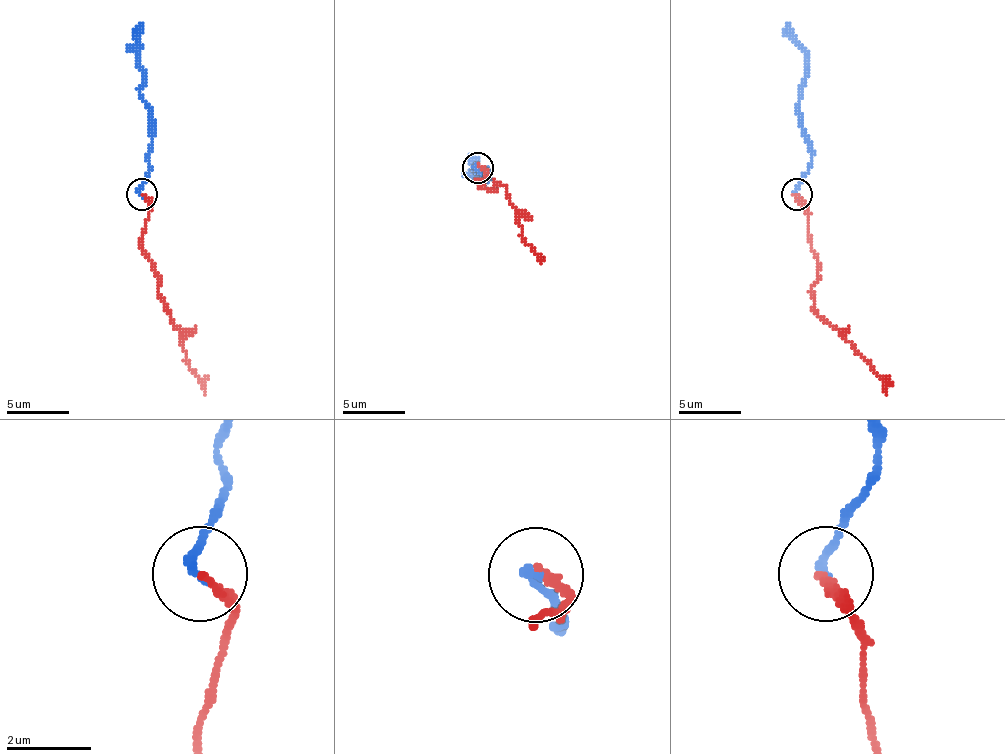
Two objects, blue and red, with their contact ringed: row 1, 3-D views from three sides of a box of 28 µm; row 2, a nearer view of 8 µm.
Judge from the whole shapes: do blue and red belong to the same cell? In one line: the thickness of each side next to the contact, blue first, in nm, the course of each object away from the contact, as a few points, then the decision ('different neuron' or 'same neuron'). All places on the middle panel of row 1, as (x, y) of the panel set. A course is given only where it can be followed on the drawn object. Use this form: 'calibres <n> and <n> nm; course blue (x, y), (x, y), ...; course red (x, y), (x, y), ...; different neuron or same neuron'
calibres 200 and 200 nm; course blue (478, 167), (475, 167), (485, 182), (485, 170), (475, 173), (478, 176), (472, 176), (478, 157); course red (478, 167), (485, 176), (478, 182), (485, 188), (494, 188), (494, 182), (503, 185), (522, 238), (541, 257); same neuron

